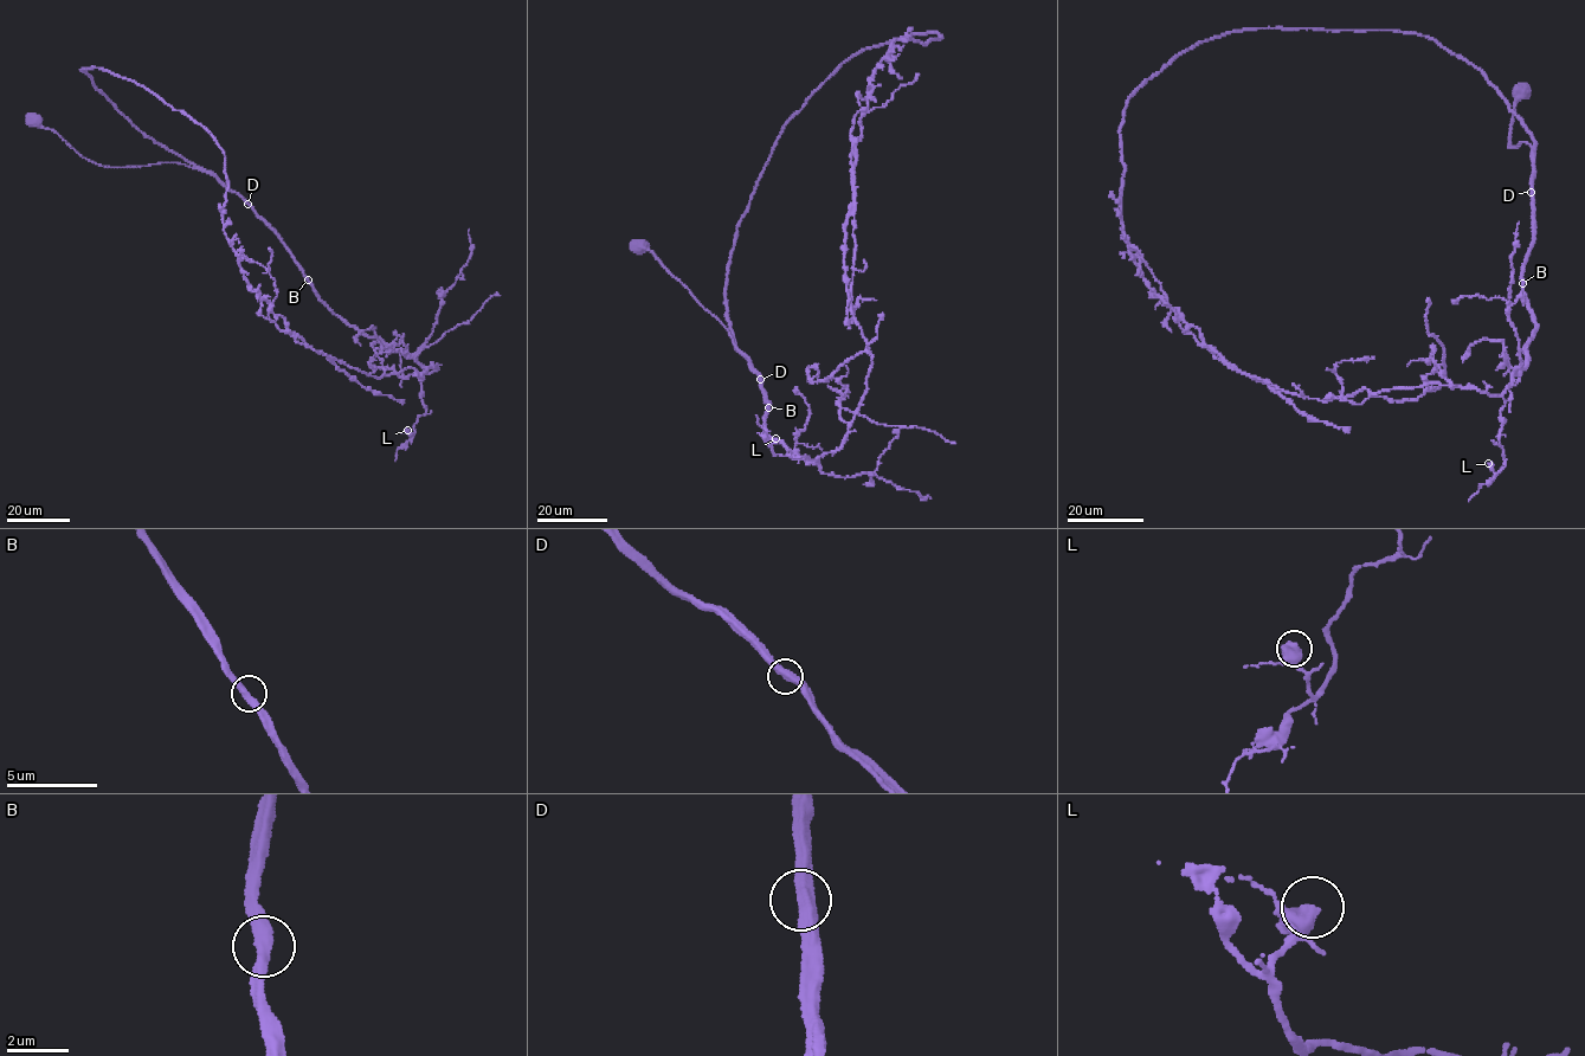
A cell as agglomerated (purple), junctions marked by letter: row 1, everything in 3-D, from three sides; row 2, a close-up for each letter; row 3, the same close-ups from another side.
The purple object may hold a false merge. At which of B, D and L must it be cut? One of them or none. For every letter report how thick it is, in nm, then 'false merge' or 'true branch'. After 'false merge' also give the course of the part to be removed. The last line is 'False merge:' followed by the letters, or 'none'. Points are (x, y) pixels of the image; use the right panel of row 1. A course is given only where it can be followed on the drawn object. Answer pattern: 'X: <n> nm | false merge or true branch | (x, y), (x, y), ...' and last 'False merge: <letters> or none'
B: 400 nm | true branch
D: 400 nm | true branch
L: 440 nm | true branch
False merge: none

